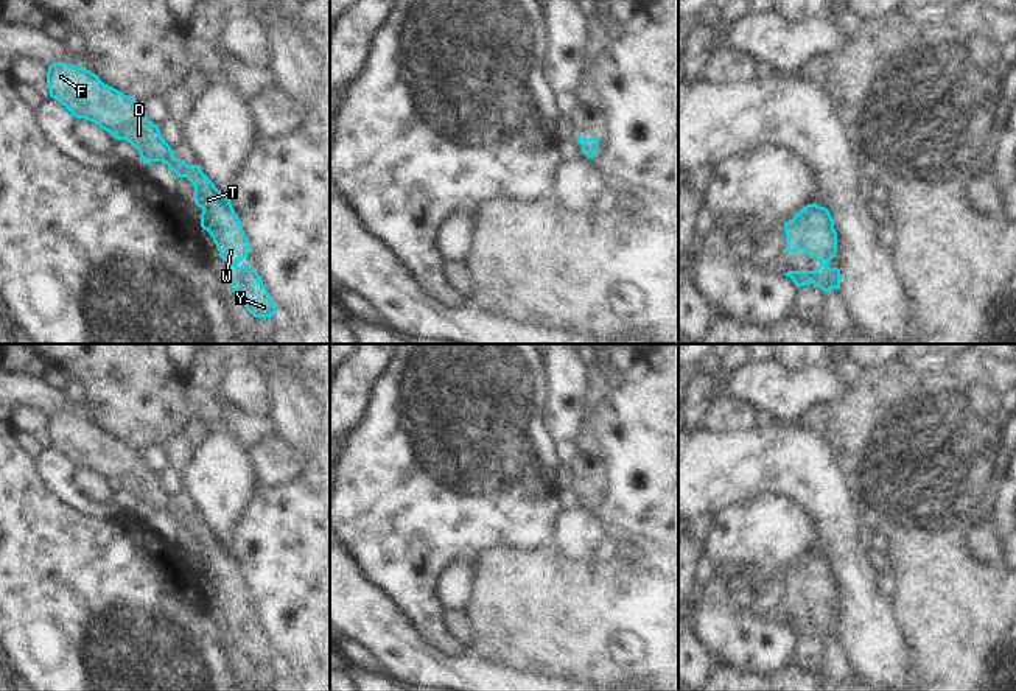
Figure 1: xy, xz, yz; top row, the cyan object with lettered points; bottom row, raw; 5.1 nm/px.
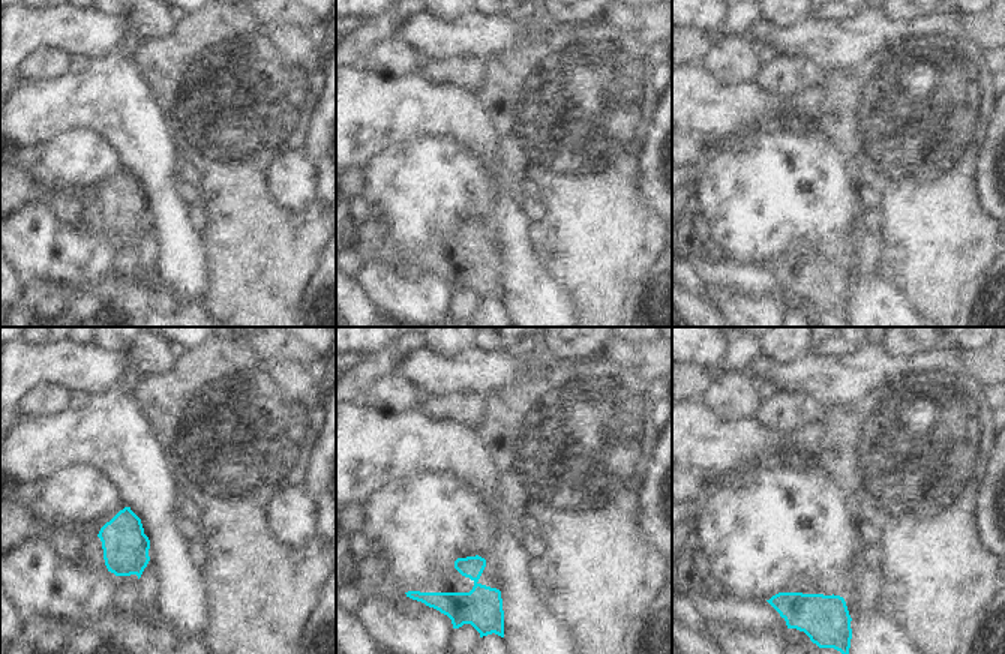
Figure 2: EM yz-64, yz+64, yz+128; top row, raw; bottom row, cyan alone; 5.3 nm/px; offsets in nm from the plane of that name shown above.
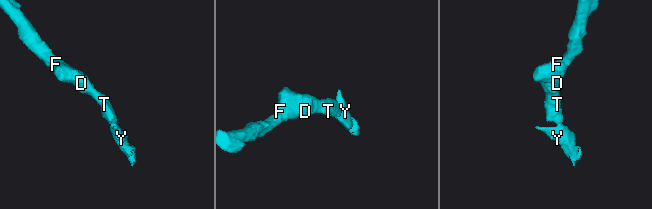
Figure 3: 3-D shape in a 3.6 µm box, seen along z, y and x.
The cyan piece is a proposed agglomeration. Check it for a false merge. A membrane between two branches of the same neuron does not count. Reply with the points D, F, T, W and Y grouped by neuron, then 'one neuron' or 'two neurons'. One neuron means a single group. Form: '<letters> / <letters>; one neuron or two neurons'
D F T W Y; one neuron

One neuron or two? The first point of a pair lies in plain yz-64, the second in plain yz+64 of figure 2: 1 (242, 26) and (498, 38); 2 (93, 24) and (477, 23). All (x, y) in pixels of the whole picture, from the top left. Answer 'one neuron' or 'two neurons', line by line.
1: two neurons
2: one neuron

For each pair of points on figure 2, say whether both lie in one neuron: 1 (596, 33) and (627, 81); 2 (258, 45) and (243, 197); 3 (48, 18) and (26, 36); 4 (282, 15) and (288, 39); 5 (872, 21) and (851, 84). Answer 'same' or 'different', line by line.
1: same
2: same
3: same
4: different
5: different

